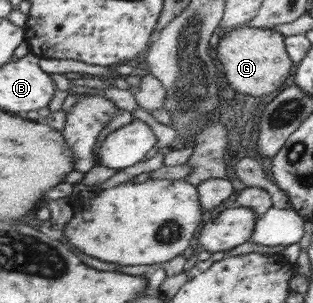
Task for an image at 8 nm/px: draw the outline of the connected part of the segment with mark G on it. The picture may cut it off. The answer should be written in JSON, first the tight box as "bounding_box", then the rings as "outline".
{"bounding_box":[213,27,292,98],"outline":[[[237,27],[213,41],[216,58],[222,64],[222,80],[236,92],[261,98],[274,92],[290,72],[292,61],[283,43],[283,36],[270,29]]]}

